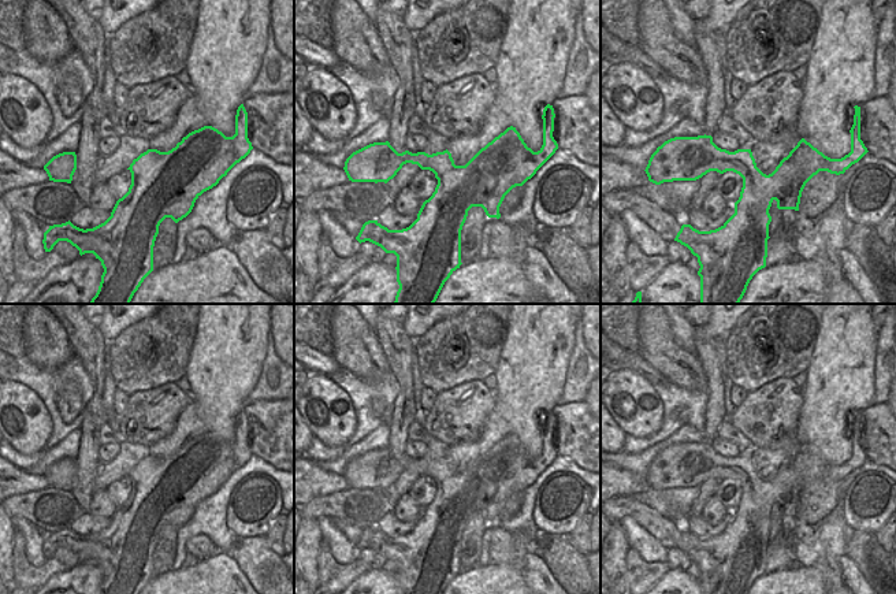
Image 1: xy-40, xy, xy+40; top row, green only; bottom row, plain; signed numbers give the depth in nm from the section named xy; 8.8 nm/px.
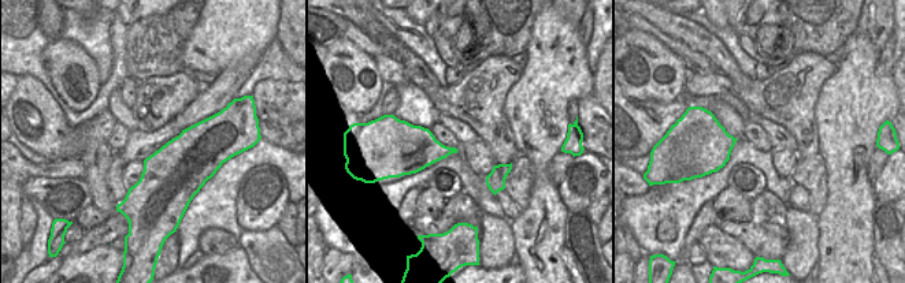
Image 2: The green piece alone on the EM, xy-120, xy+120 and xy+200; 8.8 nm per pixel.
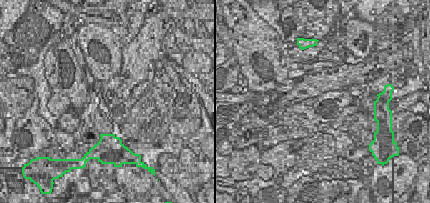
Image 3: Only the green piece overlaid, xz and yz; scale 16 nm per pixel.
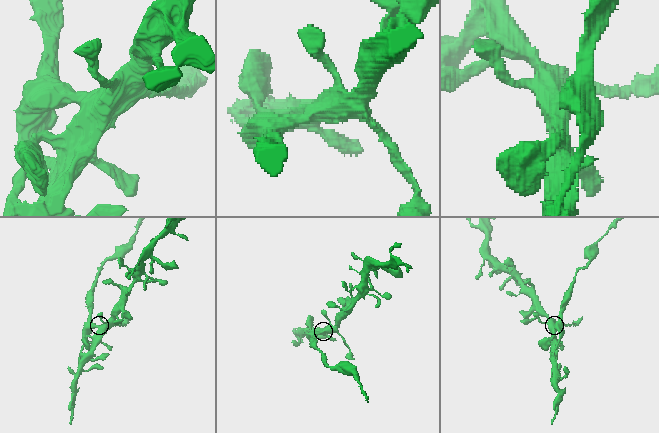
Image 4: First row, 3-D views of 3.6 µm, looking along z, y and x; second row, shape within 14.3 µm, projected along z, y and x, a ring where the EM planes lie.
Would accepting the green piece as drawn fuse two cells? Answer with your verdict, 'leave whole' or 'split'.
split

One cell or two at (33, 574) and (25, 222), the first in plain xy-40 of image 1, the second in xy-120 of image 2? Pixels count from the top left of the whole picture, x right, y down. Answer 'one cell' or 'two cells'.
one cell

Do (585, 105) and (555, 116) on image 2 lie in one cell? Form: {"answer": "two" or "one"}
{"answer": "two"}

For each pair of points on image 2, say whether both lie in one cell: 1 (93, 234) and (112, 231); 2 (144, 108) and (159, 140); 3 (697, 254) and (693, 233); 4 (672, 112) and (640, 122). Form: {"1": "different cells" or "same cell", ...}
{"1": "same cell", "2": "different cells", "3": "different cells", "4": "same cell"}

